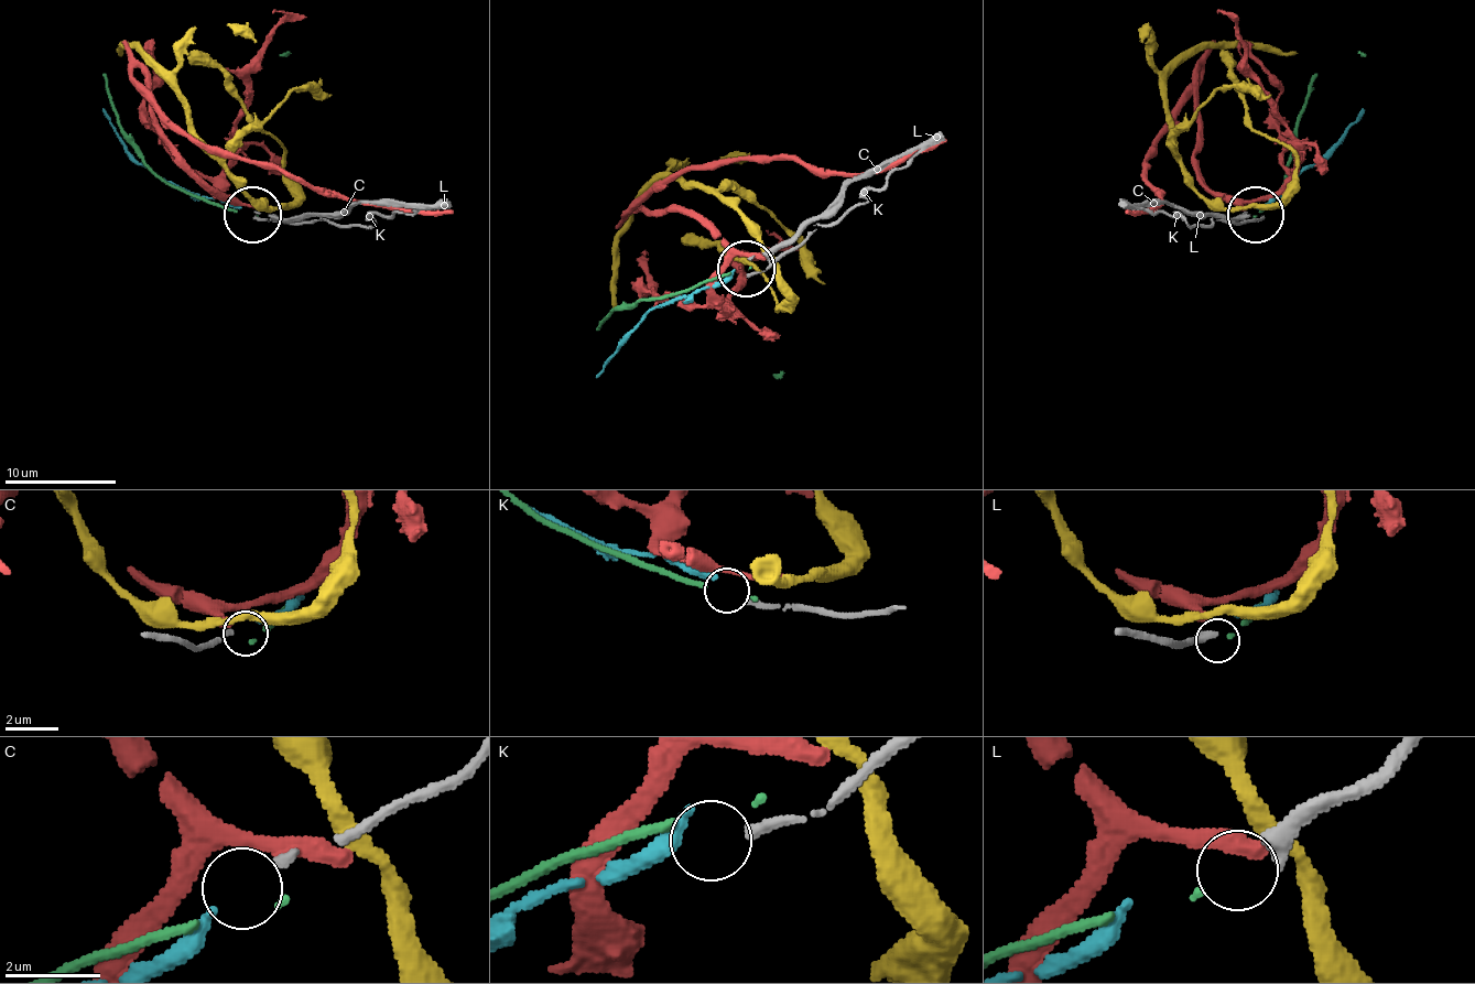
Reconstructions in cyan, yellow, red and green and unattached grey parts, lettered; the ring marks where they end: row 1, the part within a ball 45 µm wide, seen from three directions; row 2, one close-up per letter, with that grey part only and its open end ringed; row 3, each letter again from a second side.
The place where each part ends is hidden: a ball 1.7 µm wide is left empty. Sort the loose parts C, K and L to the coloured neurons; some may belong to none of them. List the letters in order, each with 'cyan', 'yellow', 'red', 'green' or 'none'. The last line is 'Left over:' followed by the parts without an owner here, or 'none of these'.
C: cyan
K: none
L: none
Left over: K, L

